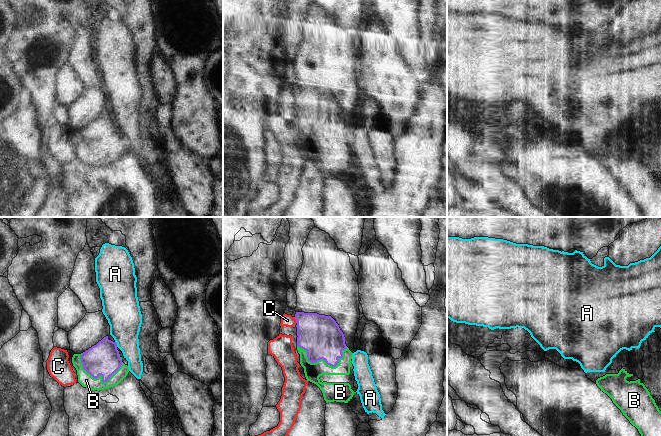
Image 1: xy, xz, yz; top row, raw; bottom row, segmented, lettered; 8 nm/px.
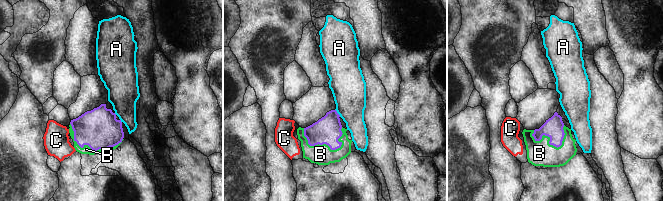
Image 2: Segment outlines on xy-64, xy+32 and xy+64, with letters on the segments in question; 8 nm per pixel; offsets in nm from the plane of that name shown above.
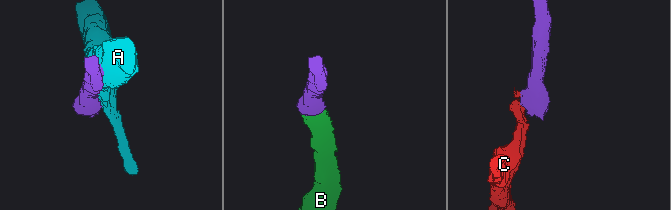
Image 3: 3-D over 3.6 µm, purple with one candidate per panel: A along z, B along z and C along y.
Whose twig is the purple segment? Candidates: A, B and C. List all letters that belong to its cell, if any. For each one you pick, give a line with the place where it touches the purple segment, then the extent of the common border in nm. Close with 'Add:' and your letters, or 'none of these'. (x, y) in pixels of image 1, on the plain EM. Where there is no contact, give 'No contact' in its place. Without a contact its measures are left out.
B: Touches purple at xz (322, 134). Shared border 400 nm
Add: B

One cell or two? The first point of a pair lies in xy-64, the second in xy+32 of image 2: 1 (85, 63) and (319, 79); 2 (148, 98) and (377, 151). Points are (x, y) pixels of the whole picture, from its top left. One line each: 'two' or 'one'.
1: one
2: two

